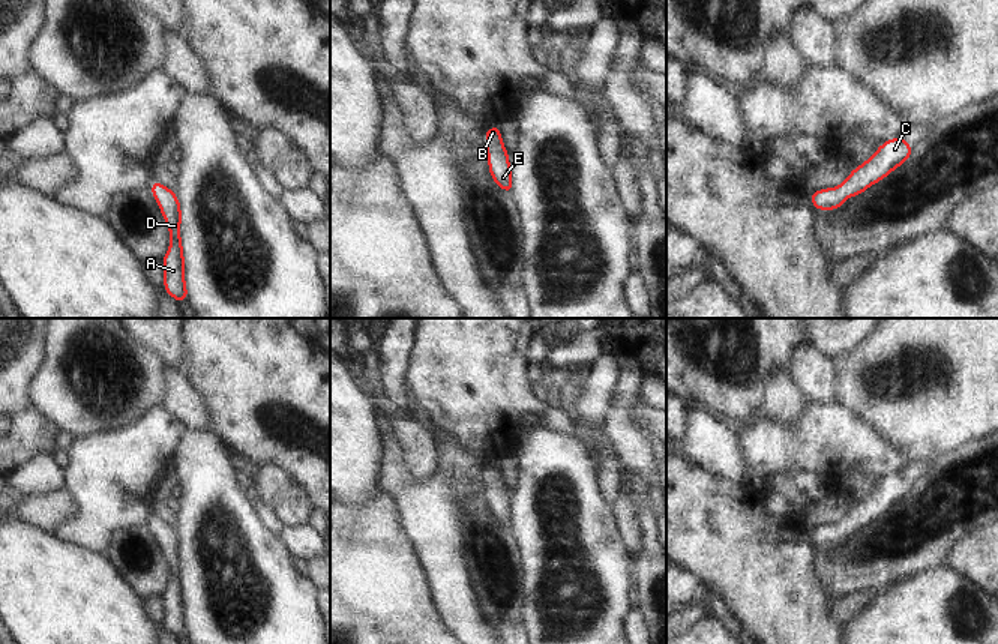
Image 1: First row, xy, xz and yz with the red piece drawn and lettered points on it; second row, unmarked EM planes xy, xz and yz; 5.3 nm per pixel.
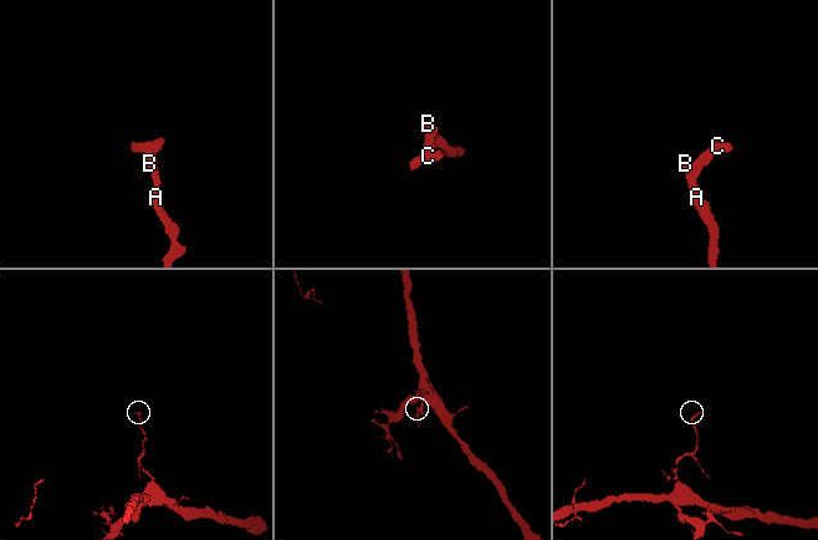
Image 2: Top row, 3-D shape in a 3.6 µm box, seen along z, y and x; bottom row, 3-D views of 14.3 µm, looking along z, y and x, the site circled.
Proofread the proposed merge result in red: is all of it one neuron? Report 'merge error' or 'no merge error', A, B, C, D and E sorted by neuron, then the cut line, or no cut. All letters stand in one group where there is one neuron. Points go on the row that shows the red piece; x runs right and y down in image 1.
no merge error; A B C D E; no cut

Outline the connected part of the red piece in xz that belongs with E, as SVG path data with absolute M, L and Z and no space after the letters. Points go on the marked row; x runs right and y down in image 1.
M494 125L485 132L489 174L492 180L507 194L513 192L512 168L509 153L503 144L500 126Z

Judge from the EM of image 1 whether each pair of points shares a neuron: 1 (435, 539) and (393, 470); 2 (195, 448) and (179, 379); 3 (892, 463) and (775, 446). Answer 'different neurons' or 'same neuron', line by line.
1: same neuron
2: different neurons
3: same neuron

